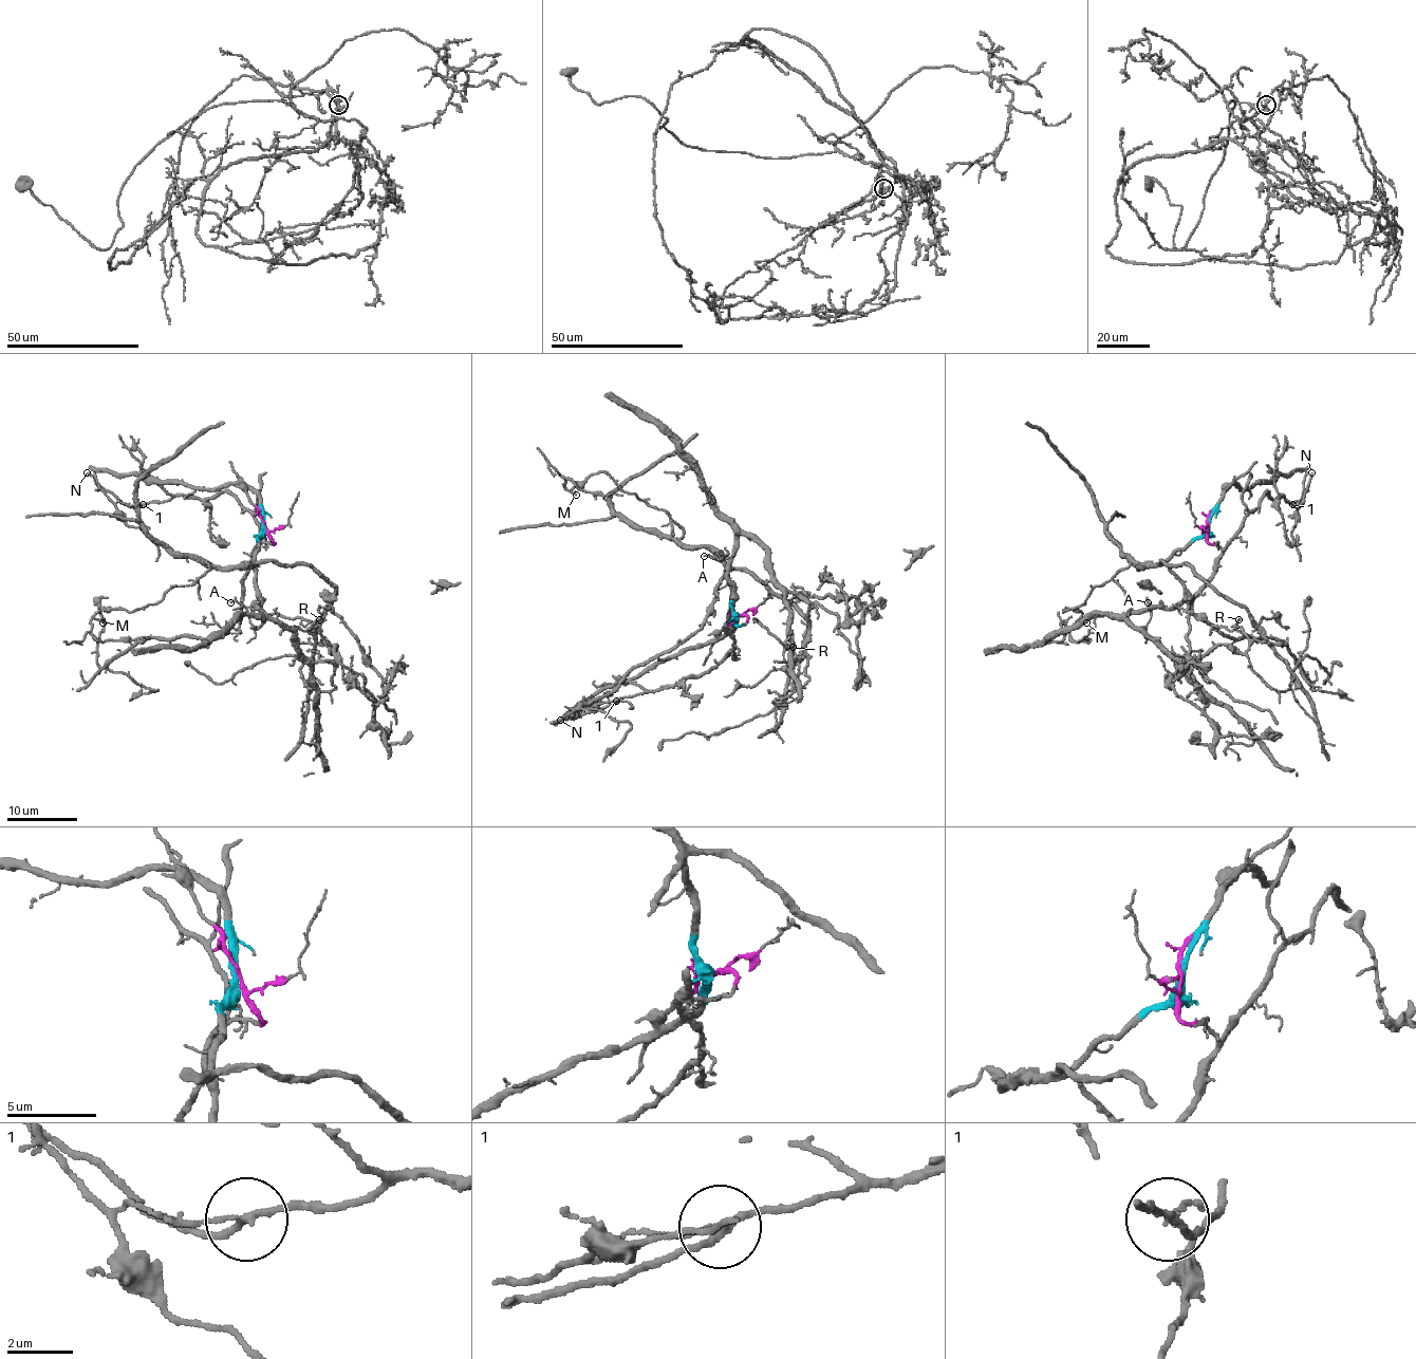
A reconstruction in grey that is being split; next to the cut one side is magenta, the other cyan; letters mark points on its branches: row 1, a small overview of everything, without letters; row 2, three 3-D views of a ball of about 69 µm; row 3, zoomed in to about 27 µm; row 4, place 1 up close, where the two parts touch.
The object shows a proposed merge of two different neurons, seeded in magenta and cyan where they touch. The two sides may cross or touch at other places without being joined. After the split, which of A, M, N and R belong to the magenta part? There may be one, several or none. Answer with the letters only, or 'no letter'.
A, N, R

